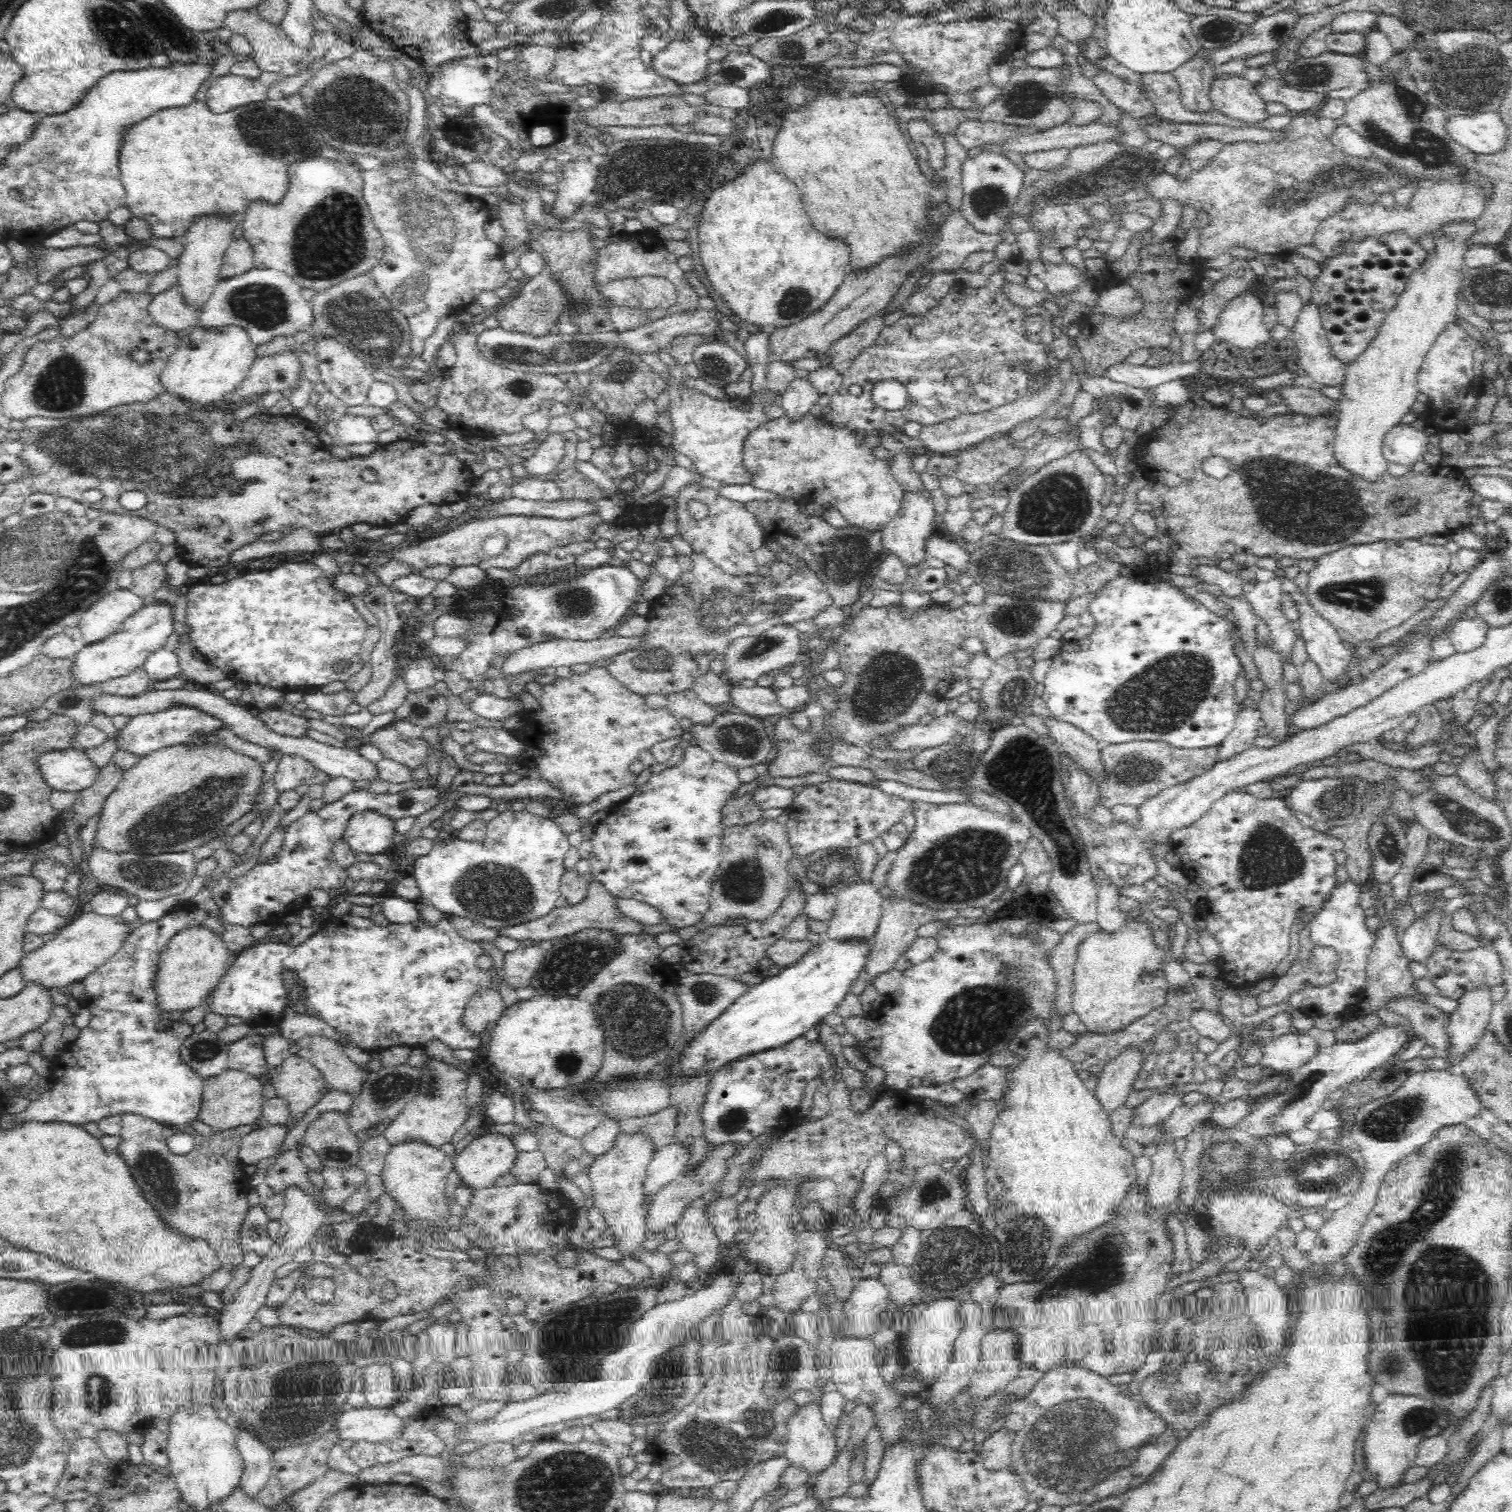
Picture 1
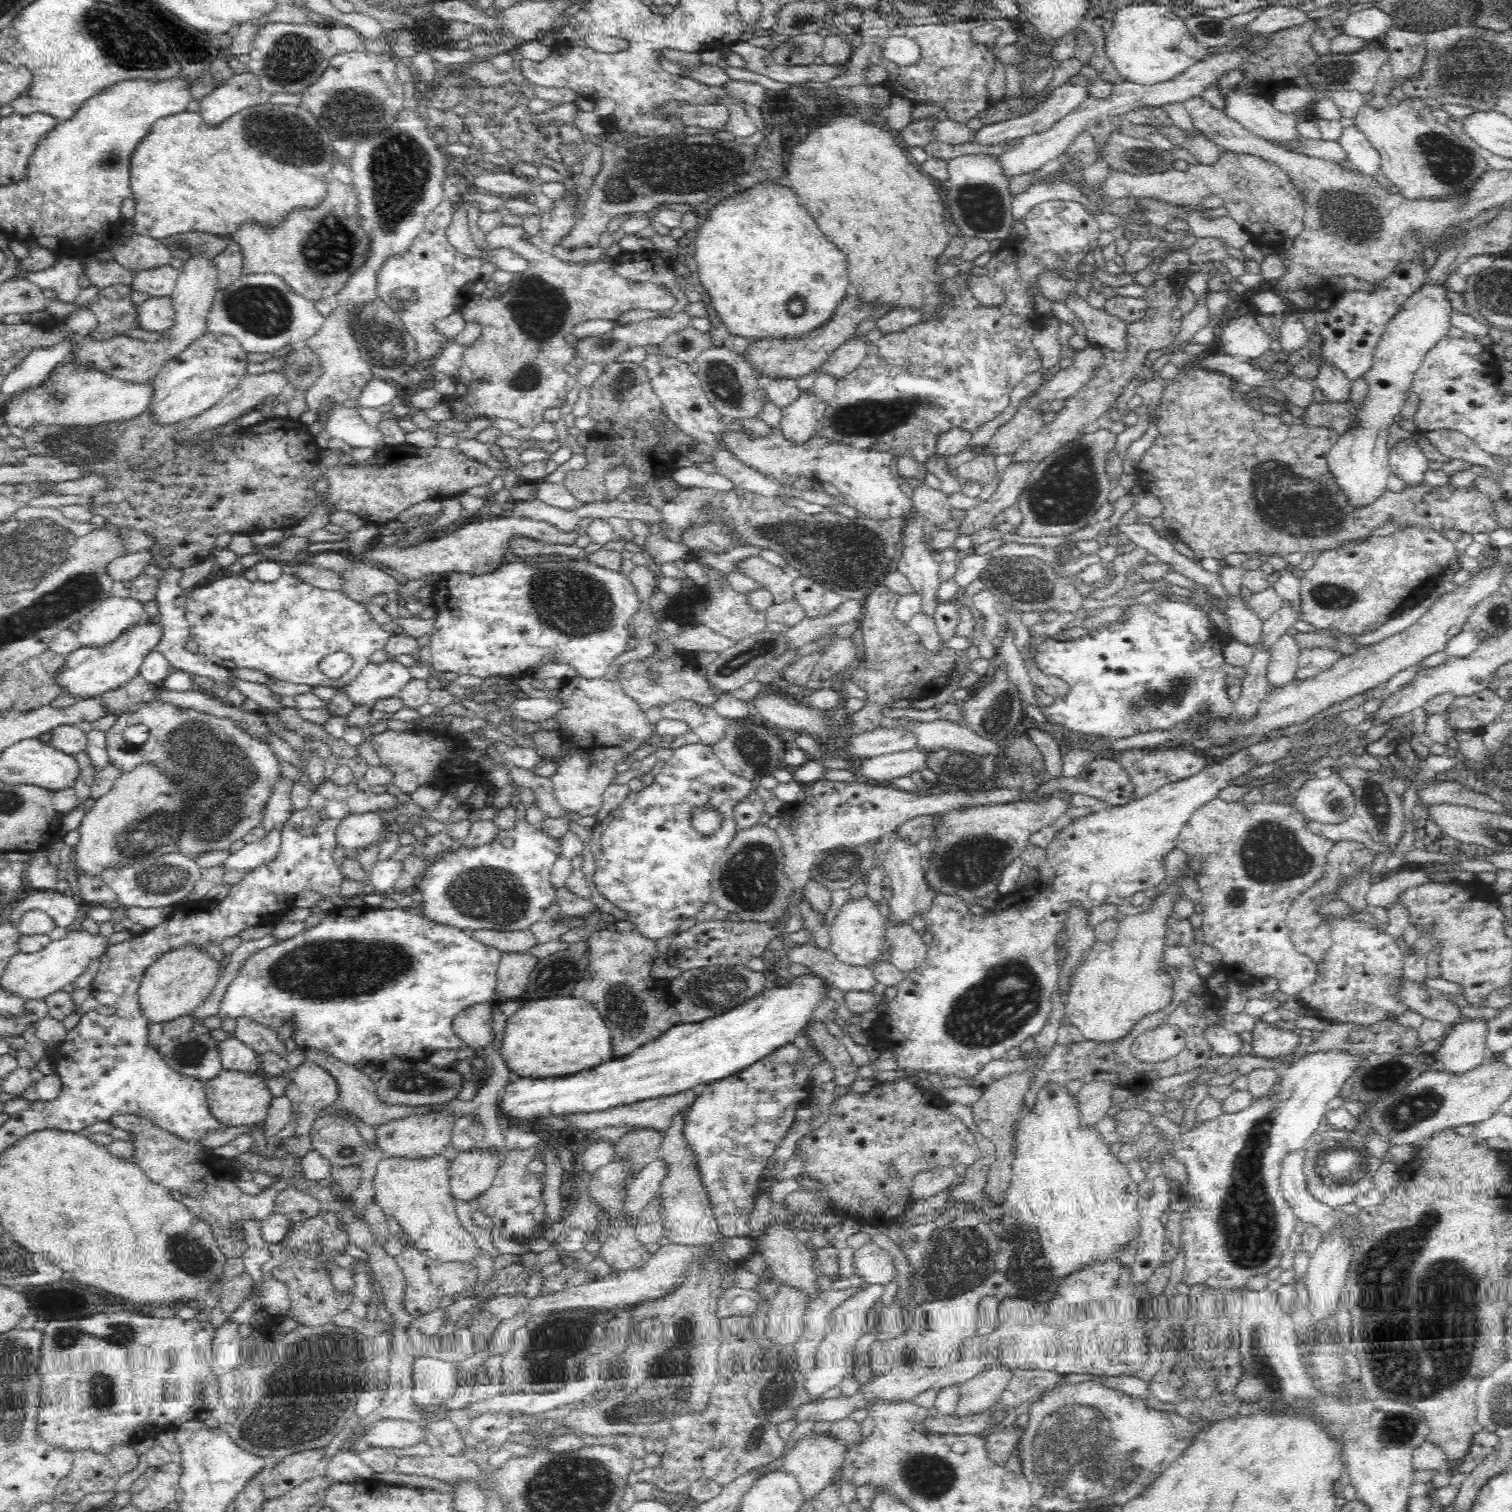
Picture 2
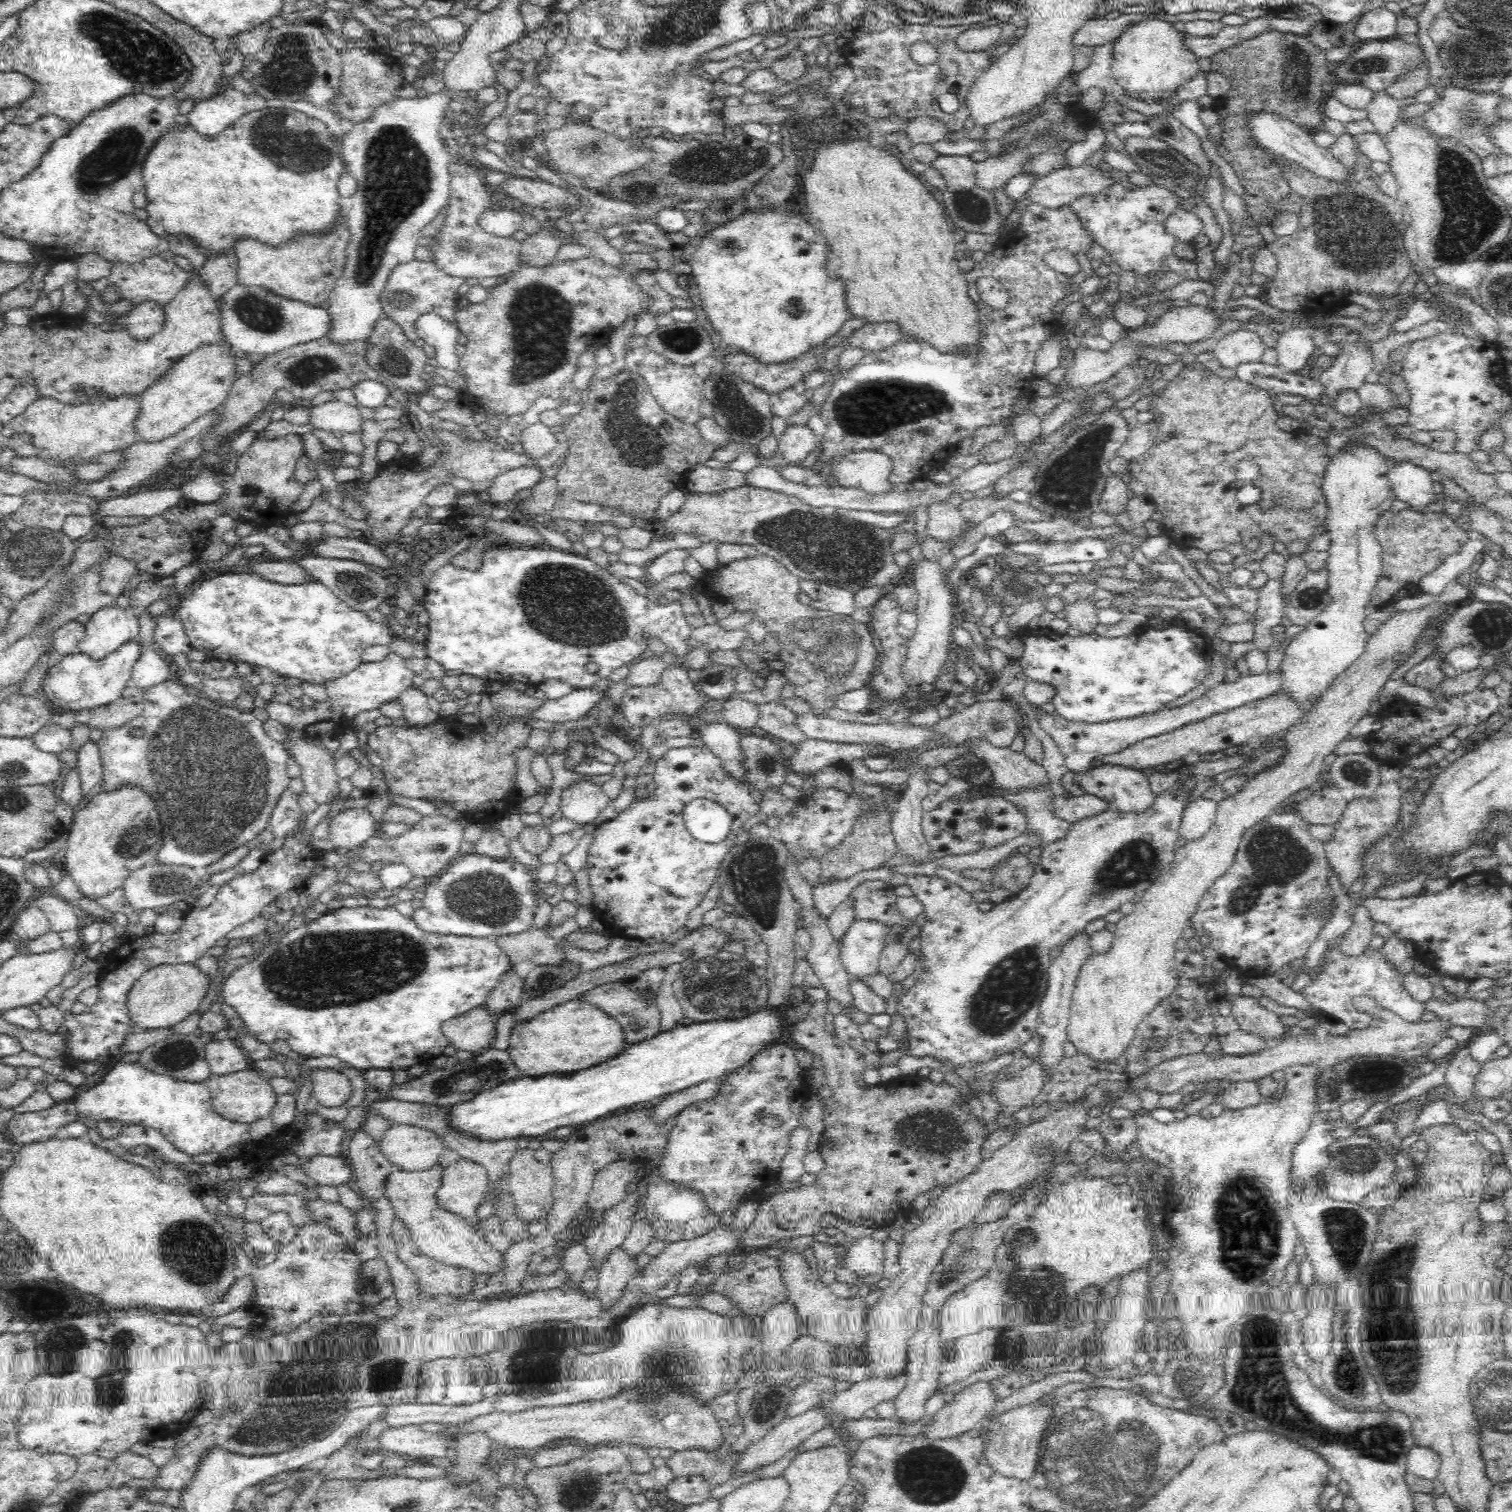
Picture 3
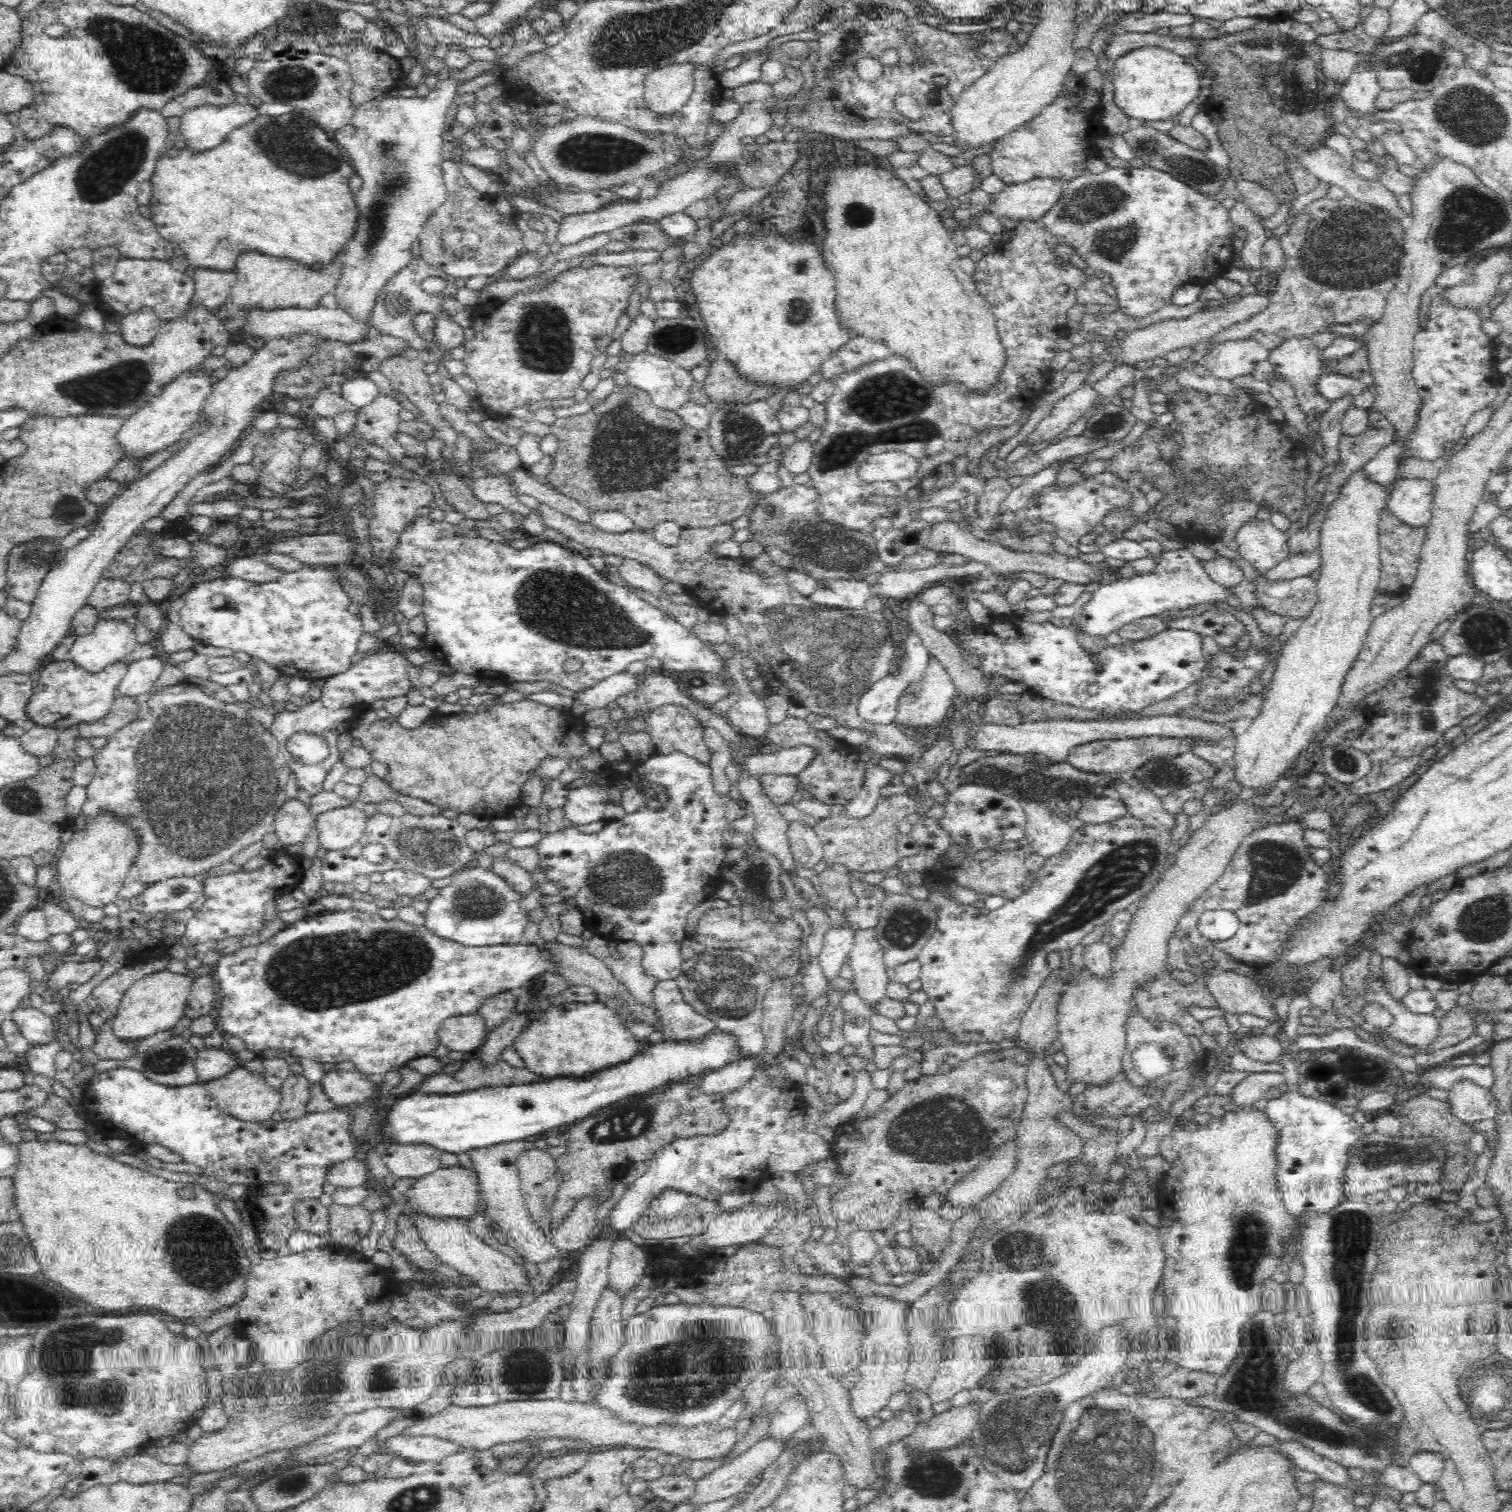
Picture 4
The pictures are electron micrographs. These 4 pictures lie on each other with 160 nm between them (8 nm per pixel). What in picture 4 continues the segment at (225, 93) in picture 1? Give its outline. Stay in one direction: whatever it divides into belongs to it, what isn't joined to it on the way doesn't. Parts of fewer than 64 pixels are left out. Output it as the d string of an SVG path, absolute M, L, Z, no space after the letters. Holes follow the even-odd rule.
M236 103L232 106L202 106L188 110L180 118L179 131L186 142L185 150L191 154L214 150L236 130L259 116L251 104Z

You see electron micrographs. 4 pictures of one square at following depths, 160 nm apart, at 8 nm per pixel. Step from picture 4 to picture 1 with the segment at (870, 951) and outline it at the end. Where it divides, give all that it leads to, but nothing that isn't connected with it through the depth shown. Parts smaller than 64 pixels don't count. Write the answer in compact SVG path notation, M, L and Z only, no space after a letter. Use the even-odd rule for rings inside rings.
M861 880L854 886L844 888L842 892L836 894L837 905L834 914L830 917L828 926L828 939L836 943L864 943L869 945L870 940L876 935L881 918L881 906L883 896L872 884L864 884Z

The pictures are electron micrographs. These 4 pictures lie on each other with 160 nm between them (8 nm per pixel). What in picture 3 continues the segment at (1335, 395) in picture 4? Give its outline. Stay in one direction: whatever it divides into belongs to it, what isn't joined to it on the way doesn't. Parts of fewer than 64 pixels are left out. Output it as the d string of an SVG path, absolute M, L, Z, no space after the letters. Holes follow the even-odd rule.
M1262 361L1242 364L1236 375L1242 382L1256 386L1270 395L1290 394L1309 400L1319 400L1325 396L1325 387L1320 379L1313 380L1299 373L1288 373Z

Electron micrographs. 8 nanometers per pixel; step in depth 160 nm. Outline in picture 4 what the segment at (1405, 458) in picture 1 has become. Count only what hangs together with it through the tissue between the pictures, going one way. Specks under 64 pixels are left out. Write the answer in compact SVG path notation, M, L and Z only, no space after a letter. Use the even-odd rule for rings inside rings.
M1414 478L1392 486L1387 507L1410 528L1422 528L1429 521L1433 499L1431 481Z

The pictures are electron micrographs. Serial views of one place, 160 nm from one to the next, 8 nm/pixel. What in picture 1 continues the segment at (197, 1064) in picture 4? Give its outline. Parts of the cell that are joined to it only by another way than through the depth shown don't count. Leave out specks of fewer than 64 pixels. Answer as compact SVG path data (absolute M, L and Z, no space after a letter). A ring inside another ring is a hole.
M250 1033L236 1042L227 1043L229 1068L265 1079L270 1068L265 1061L263 1042L264 1038Z

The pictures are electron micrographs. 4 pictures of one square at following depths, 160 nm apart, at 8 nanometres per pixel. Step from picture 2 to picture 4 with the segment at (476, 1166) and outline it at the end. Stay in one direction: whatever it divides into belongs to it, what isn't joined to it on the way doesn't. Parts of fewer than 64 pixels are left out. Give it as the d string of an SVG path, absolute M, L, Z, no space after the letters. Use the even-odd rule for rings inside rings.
M459 1164L439 1168L412 1182L412 1186L406 1190L407 1212L427 1218L463 1218L473 1216L481 1195L478 1192L478 1178L476 1171L468 1170Z

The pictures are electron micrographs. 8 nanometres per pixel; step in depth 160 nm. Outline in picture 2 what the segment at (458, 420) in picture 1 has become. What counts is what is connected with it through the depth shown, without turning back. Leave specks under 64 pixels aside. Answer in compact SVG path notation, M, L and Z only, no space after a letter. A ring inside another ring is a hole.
M501 223L485 236L488 246L512 249L518 253L527 262L527 268L521 283L501 289L495 299L484 300L480 295L471 294L464 300L459 310L464 323L480 325L482 332L462 356L460 375L455 379L458 404L451 407L451 412L456 414L459 410L472 418L508 419L519 426L532 428L543 421L545 410L562 407L566 395L578 386L577 380L568 374L566 368L566 364L573 364L577 356L577 348L568 342L568 334L572 334L578 324L598 319L616 323L624 314L635 310L670 310L675 306L676 299L665 288L618 275L605 259L586 262L558 260L551 252L545 252L532 243L532 239L526 239L524 232L523 227L512 228L512 225Z

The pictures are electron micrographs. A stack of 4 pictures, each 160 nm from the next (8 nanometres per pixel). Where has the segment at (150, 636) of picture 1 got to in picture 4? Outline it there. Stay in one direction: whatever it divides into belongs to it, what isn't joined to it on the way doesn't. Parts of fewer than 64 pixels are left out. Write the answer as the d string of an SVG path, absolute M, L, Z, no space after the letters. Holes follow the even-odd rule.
M67 658L44 664L40 669L40 678L35 683L25 706L27 718L32 720L35 725L47 726L48 728L53 728L53 730L58 731L64 731L70 728L70 726L79 724L94 724L94 722L98 722L100 718L104 718L107 710L110 710L113 700L116 697L118 683L124 678L126 671L127 665L123 662L117 663L112 667L106 666L106 668L104 668L102 672L98 672L98 674L92 674L91 672L82 670L79 666L67 660Z

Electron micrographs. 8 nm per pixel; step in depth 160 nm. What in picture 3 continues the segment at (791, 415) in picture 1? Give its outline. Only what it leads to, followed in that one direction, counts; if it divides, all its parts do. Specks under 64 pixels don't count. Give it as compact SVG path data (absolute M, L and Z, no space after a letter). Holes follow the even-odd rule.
M792 425L780 436L778 453L786 465L800 466L819 443L819 437L814 435L808 425Z

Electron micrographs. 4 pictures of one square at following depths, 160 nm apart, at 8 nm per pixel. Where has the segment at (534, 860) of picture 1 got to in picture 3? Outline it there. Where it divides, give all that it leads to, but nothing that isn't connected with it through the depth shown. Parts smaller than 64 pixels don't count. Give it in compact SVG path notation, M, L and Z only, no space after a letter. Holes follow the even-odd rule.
M478 854L460 857L442 876L430 880L420 891L418 896L420 904L416 907L412 918L423 932L436 935L494 941L503 937L522 935L534 926L534 909L538 902L532 890L535 890L536 883L527 868L516 860L500 862Z

